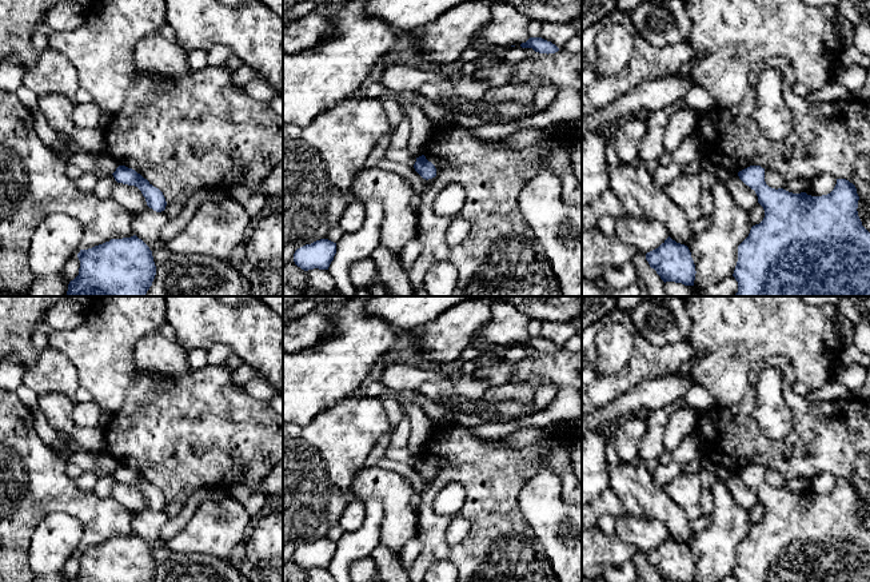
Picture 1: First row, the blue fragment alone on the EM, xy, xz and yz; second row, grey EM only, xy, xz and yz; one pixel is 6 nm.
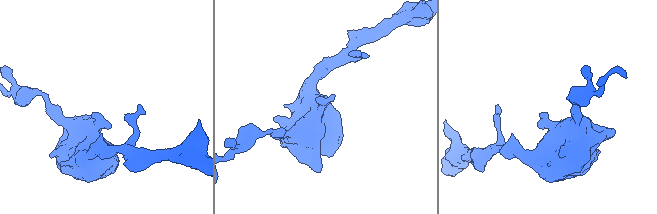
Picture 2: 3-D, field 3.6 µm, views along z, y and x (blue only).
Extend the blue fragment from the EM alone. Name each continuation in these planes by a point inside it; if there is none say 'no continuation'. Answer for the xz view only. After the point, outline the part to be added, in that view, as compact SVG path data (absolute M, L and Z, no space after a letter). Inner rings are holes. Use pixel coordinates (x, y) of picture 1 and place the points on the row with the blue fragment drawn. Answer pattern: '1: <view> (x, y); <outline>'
no continuation

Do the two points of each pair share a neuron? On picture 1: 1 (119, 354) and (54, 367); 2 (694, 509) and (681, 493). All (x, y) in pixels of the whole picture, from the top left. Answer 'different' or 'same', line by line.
1: different
2: same

